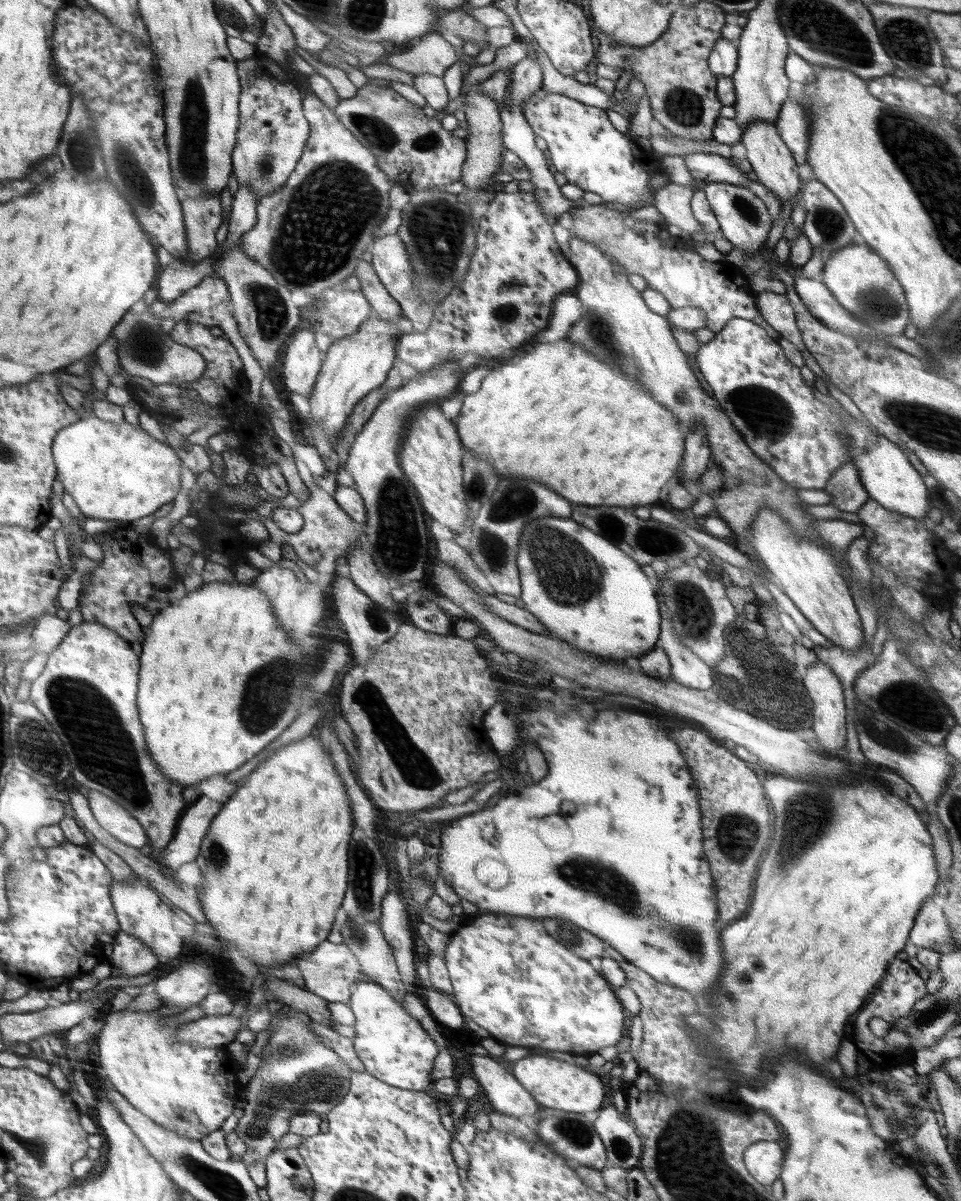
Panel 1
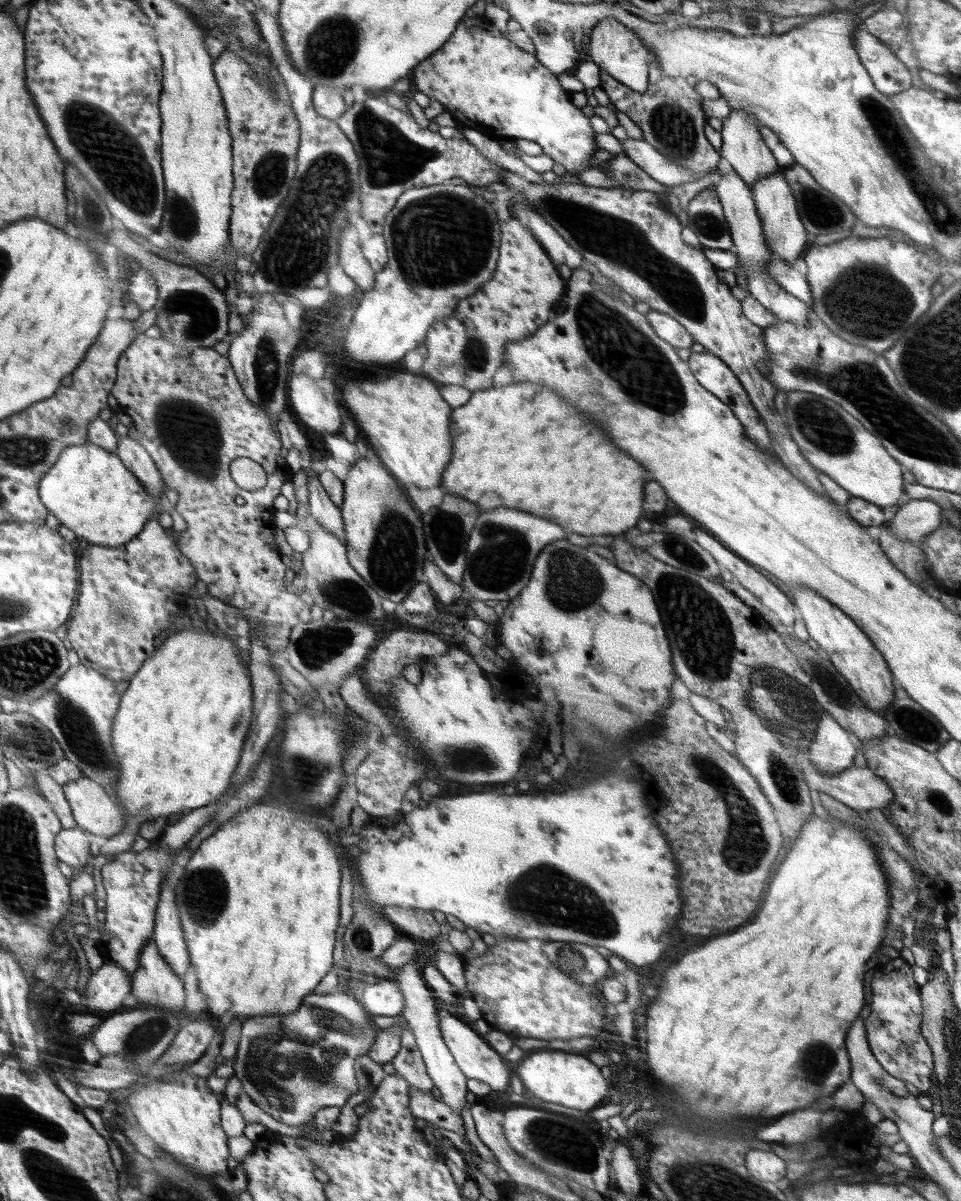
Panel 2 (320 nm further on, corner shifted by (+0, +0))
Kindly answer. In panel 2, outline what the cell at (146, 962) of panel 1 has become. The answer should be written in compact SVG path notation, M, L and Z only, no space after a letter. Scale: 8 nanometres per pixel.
M104 961L104 964L91 975L86 988L81 990L82 1003L92 1011L109 1013L110 1010L120 1010L124 996L130 994L130 982L125 969L120 964Z

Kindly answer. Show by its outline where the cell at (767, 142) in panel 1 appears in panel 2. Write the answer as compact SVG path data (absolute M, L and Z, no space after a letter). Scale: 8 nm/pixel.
M780 168L774 174L769 174L766 178L754 182L751 192L762 223L765 243L768 244L767 247L771 256L774 259L785 260L794 264L800 257L800 252L804 250L804 244L808 242L808 231L804 228L802 220L799 219L792 189L788 187L788 182L786 182Z

